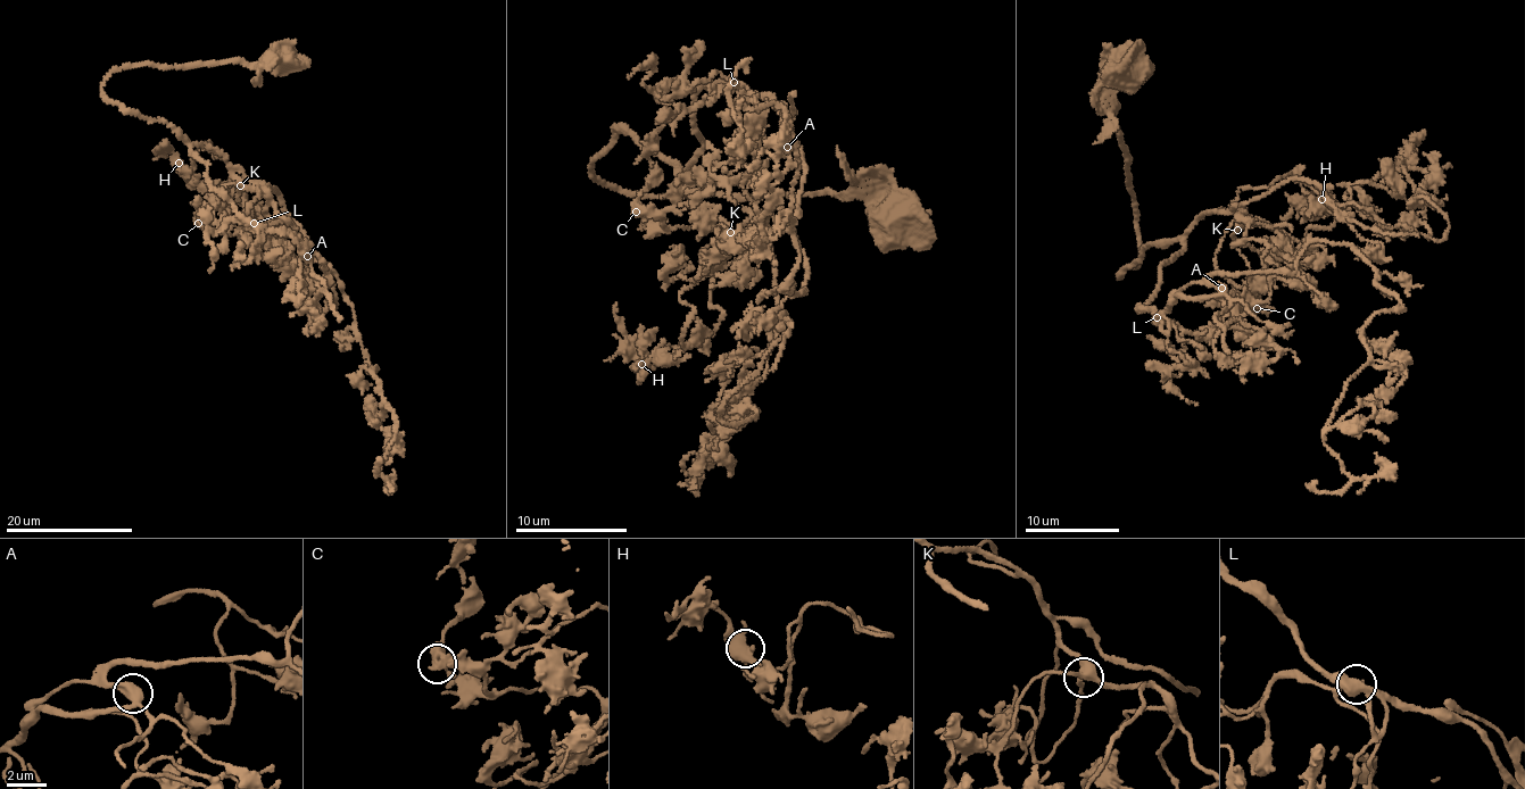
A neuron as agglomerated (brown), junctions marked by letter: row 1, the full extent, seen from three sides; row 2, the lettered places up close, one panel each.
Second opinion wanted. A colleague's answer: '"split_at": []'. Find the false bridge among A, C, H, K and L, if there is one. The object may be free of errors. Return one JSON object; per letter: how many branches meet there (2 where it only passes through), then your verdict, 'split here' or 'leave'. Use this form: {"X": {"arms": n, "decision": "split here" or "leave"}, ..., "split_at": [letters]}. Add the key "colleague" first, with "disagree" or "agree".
{"colleague": "agree", "A": {"arms": 3, "decision": "leave"}, "C": {"arms": 3, "decision": "leave"}, "H": {"arms": 4, "decision": "leave"}, "K": {"arms": 4, "decision": "leave"}, "L": {"arms": 4, "decision": "leave"}, "split_at": []}

